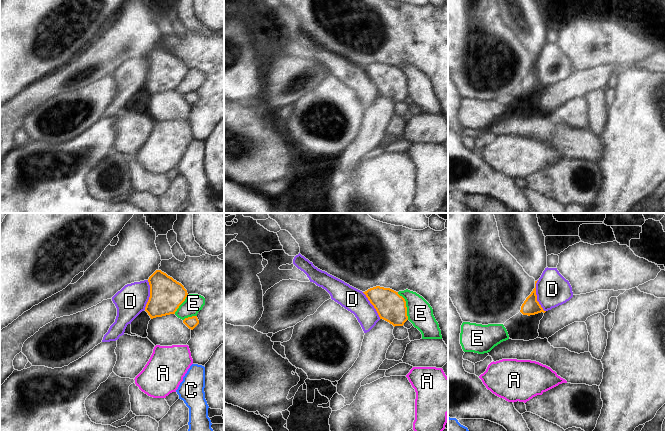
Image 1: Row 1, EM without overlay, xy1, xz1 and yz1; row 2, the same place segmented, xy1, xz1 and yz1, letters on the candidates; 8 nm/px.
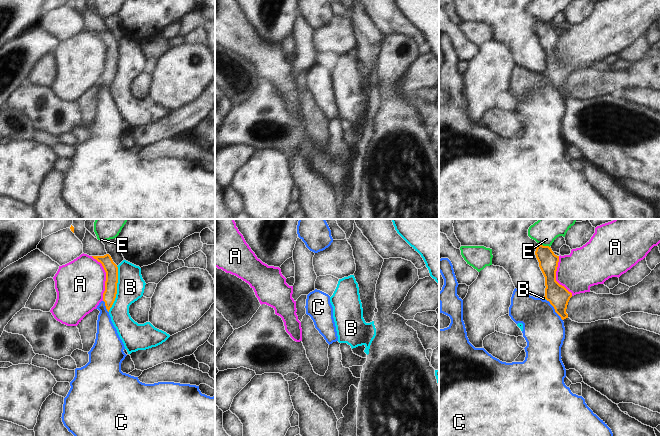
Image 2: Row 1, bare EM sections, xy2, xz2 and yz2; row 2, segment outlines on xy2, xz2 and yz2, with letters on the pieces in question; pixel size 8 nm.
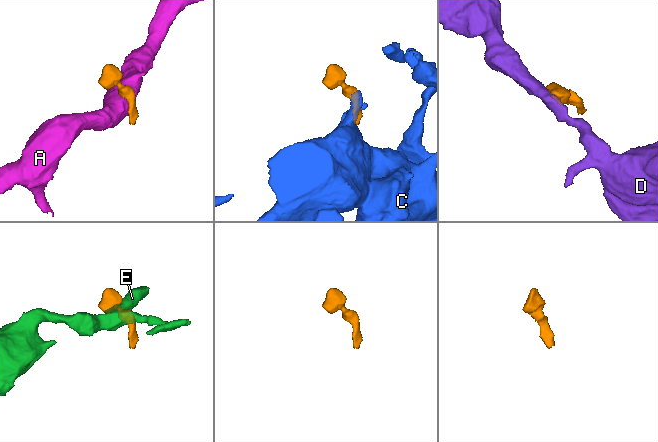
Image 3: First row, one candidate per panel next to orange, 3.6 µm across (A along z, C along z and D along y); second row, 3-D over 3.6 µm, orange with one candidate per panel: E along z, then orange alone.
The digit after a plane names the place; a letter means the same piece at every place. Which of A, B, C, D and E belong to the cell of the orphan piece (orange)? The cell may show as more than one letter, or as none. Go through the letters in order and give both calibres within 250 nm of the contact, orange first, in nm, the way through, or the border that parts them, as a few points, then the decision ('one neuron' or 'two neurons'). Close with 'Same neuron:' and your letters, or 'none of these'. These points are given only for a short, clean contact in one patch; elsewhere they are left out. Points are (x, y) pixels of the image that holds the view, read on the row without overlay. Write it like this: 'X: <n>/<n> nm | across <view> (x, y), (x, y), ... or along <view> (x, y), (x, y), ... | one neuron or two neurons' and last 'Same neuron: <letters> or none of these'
A: 110/400 nm | along xy2 (91, 32), (101, 40), (105, 48), (103, 76) | two neurons
B: 110/220 nm | two neurons
C: 170/340 nm | along yz2 (546, 75), (562, 96) | two neurons
D: 140/280 nm | along yz1 (537, 56), (536, 76), (545, 87) | two neurons
E: 240/200 nm | two neurons
Same neuron: none of these

